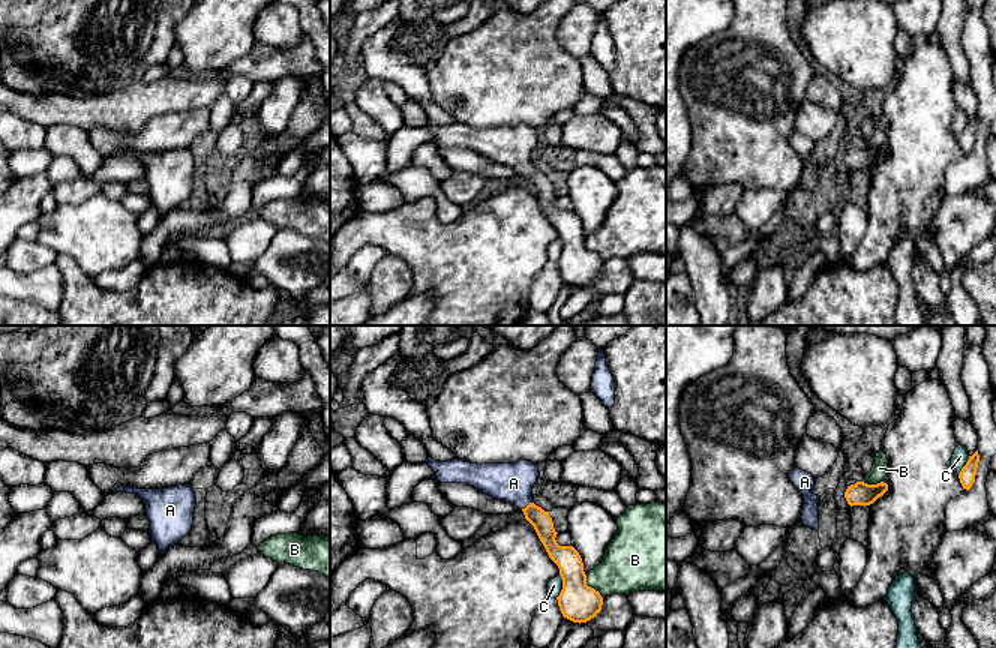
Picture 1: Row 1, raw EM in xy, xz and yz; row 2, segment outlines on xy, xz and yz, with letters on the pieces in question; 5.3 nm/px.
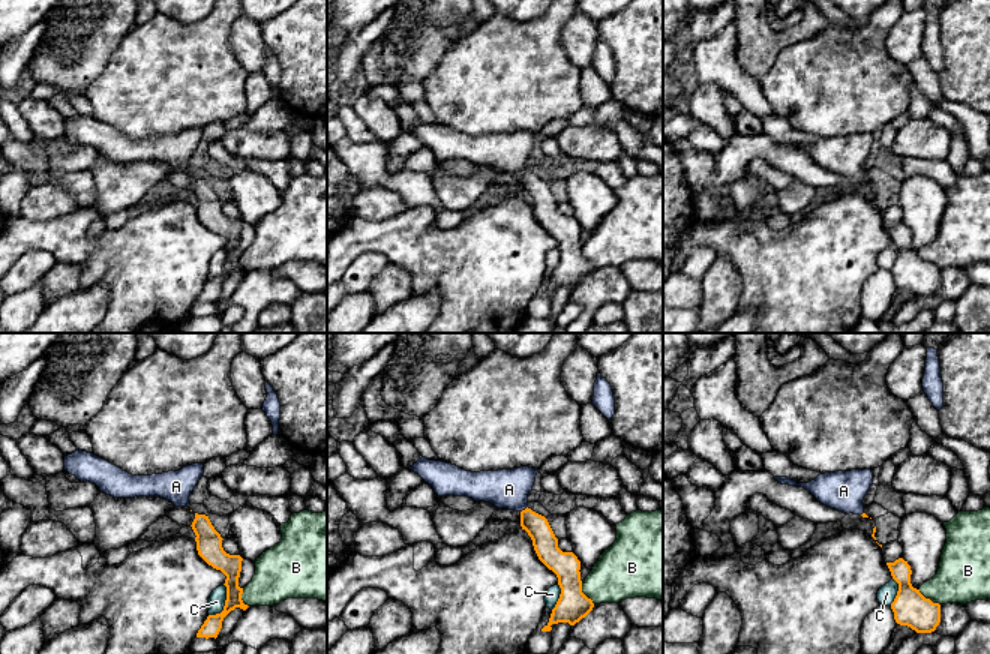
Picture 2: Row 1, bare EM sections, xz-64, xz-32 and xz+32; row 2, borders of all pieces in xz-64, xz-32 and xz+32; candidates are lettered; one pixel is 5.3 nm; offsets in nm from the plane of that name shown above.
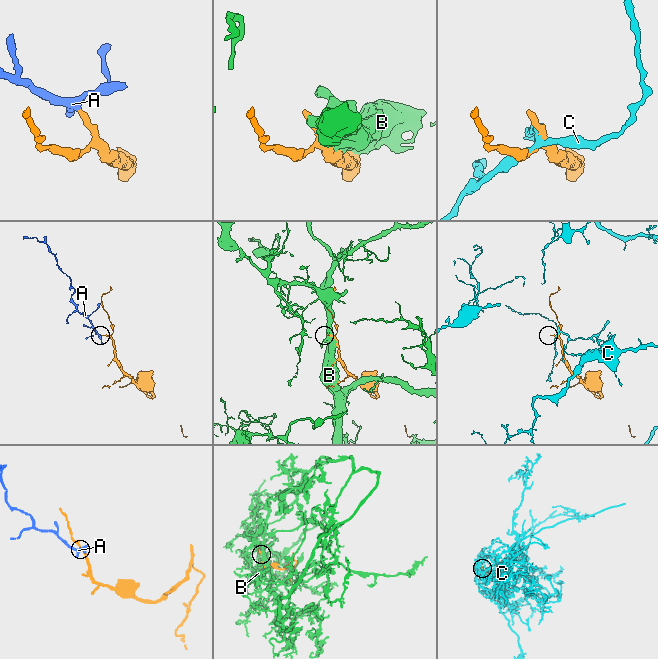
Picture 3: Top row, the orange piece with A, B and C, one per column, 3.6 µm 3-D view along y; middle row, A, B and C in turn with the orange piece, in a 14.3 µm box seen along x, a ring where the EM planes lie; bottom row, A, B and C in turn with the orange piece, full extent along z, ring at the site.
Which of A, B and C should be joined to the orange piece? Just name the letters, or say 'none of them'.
A

